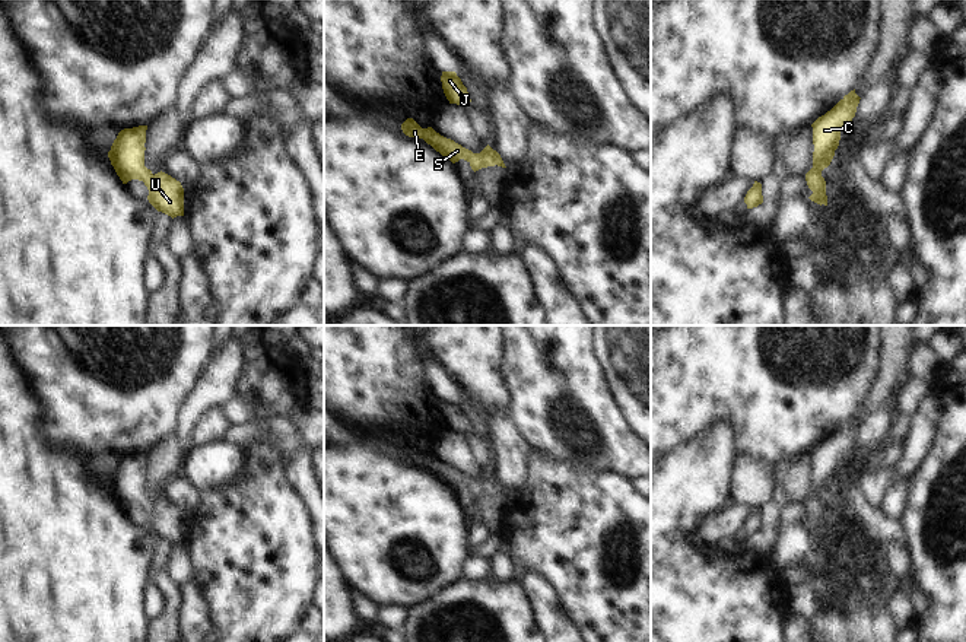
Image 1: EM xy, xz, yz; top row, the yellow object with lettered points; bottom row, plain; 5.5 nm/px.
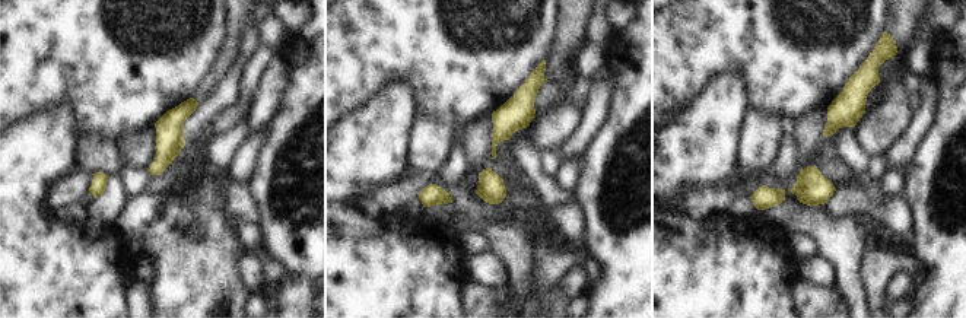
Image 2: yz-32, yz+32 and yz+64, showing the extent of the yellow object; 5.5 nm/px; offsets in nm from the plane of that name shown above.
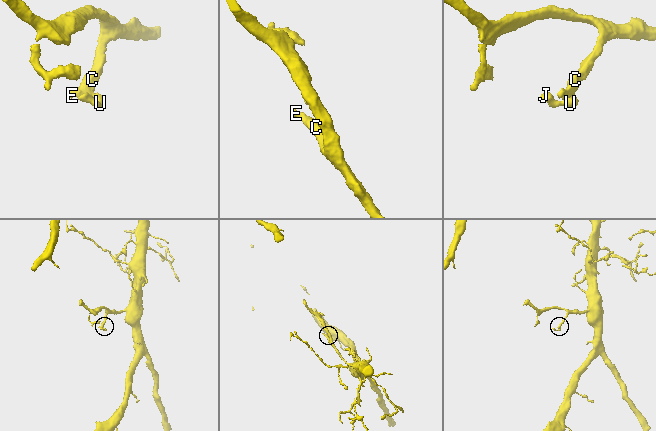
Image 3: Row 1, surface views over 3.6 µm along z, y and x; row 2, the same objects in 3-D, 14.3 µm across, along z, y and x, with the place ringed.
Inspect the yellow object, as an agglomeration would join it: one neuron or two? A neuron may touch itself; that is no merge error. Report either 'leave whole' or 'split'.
leave whole

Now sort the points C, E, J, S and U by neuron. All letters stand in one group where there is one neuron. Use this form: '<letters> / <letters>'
C E J S U

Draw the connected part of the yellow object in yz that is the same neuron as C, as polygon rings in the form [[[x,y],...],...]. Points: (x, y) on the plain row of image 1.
[[[855,416],[845,422],[830,438],[813,451],[813,495],[805,500],[805,508],[813,521],[808,524],[817,531],[827,533],[826,508],[822,498],[827,495],[839,473],[841,458],[852,448],[859,430]]]

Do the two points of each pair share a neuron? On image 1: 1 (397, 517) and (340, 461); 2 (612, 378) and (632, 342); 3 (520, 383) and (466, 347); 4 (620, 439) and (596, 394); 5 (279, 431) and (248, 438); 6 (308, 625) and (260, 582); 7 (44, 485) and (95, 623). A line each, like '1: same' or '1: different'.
1: same
2: same
3: different
4: same
5: same
6: different
7: same

